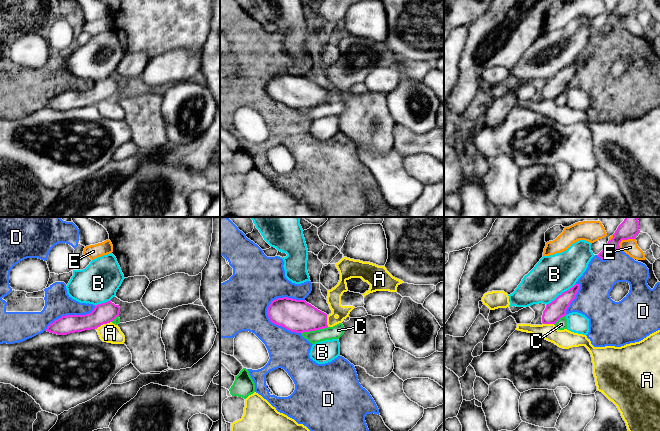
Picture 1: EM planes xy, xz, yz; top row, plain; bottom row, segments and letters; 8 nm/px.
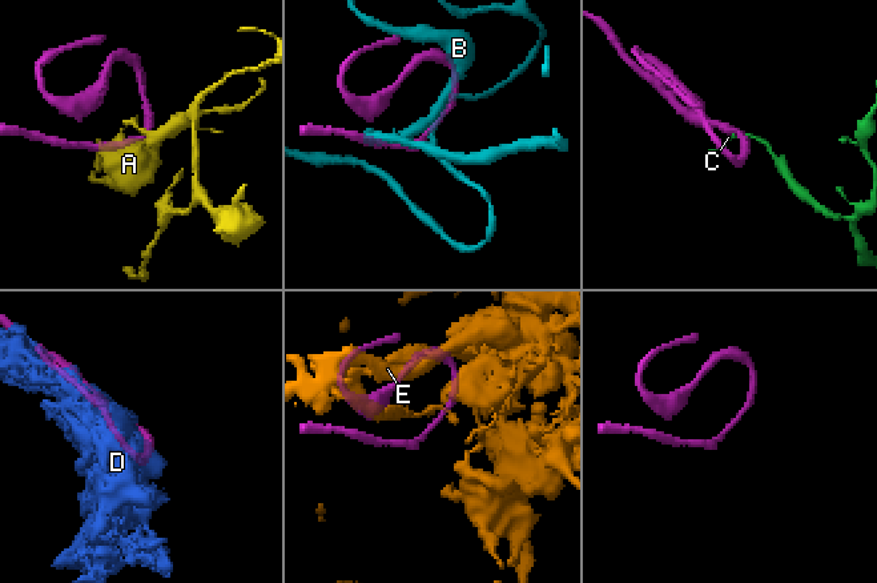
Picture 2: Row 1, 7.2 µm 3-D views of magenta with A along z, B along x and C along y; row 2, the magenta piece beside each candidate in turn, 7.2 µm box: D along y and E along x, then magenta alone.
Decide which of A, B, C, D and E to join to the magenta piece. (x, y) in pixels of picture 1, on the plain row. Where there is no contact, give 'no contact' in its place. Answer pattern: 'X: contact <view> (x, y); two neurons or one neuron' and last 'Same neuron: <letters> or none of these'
A: contact xy (103, 99); two neurons
B: contact yz (561, 70); one neuron
C: contact xz (314, 106); two neurons
D: contact xz (275, 99); two neurons
E: contact yz (624, 15); two neurons
Same neuron: B

